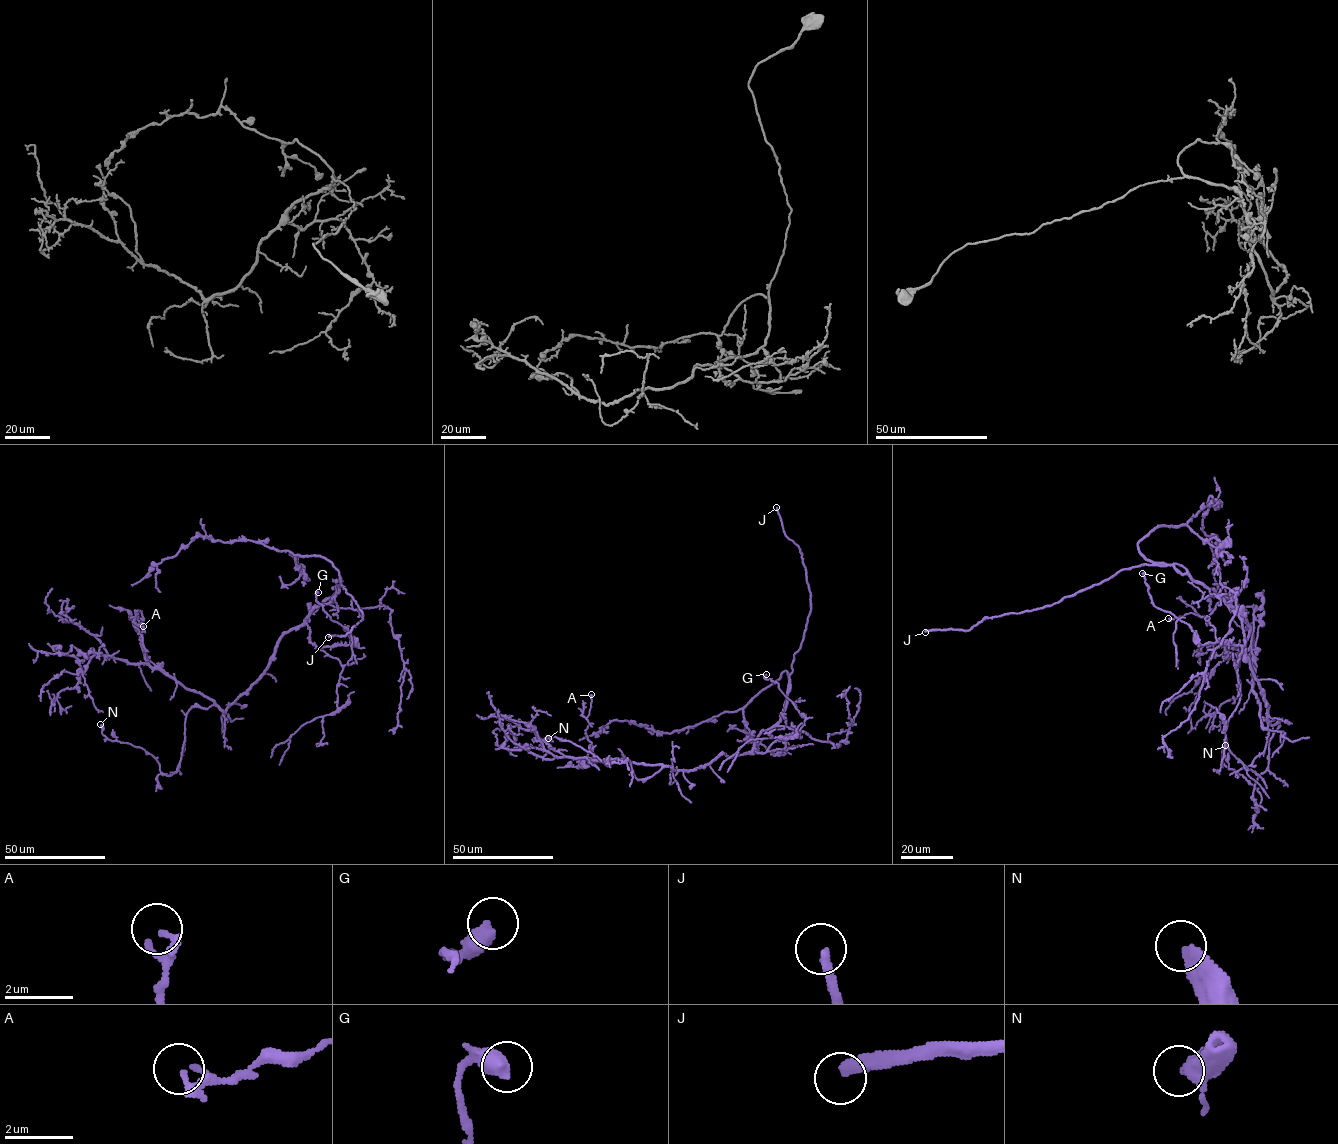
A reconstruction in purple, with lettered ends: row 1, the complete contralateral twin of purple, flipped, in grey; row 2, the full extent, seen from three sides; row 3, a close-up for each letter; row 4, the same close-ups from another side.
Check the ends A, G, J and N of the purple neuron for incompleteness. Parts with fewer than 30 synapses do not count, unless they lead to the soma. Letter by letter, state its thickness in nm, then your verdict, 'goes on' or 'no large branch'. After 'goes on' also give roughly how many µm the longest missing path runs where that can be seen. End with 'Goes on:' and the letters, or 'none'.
A: 190 nm thick; no large branch
G: 500 nm thick; no large branch
J: 340 nm thick; goes on; about 60 µm are missing
N: 460 nm thick; no large branch
Goes on: J

